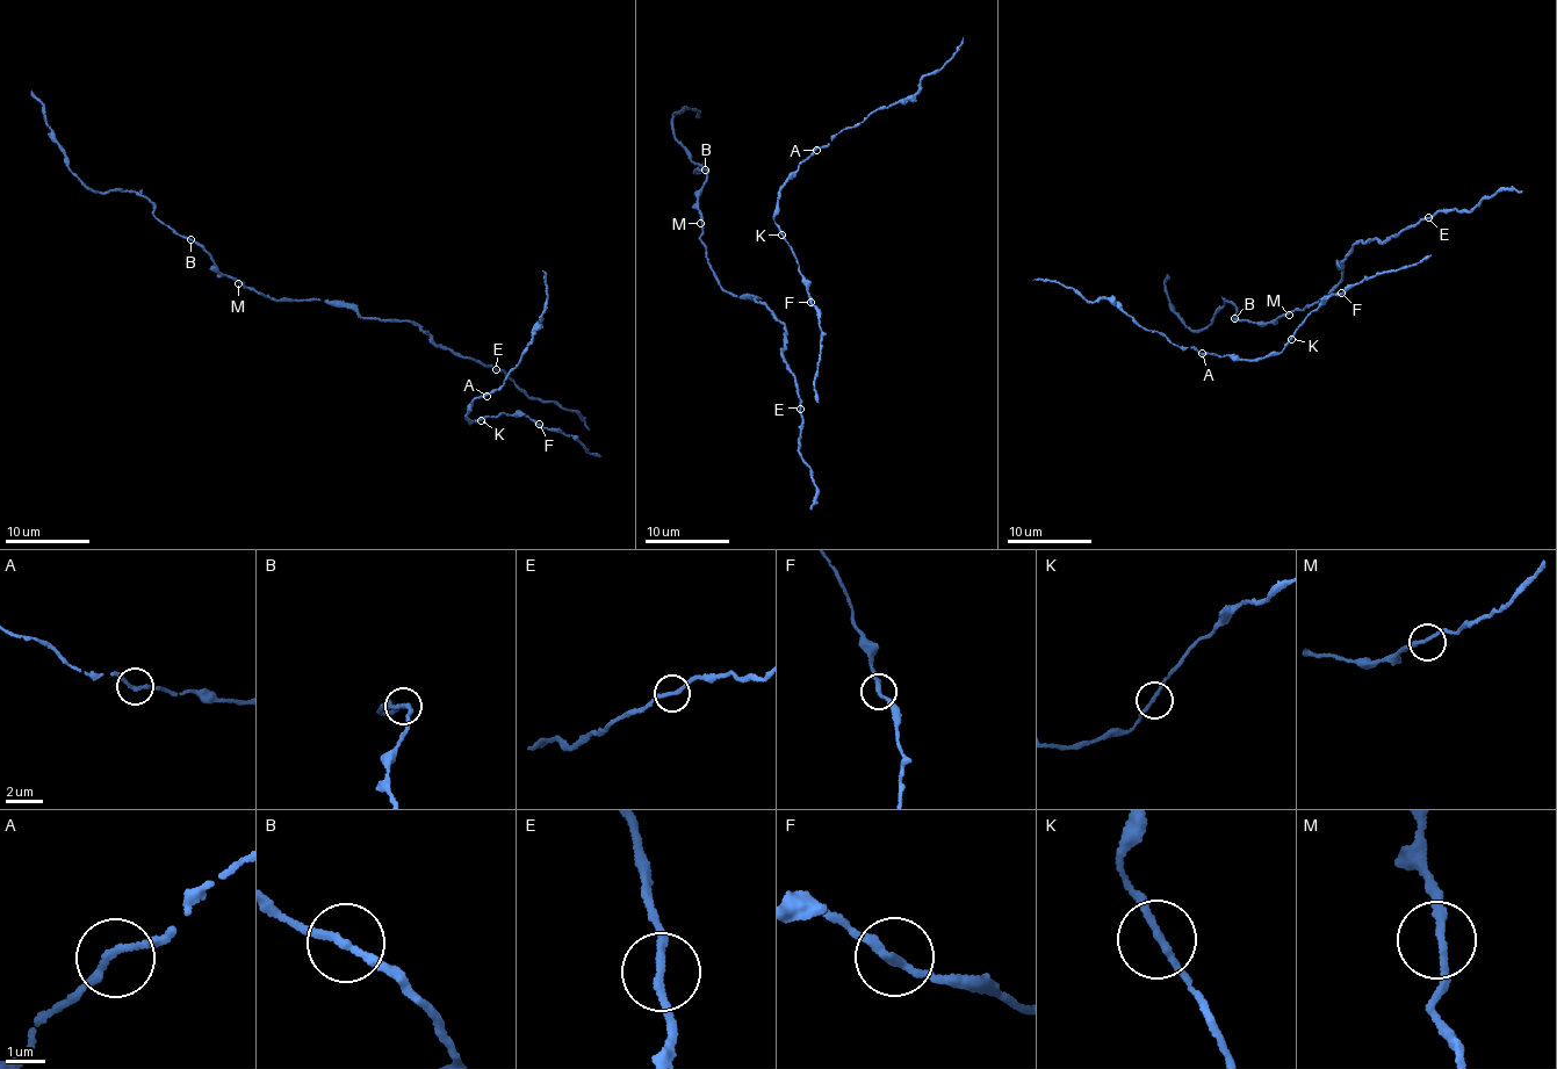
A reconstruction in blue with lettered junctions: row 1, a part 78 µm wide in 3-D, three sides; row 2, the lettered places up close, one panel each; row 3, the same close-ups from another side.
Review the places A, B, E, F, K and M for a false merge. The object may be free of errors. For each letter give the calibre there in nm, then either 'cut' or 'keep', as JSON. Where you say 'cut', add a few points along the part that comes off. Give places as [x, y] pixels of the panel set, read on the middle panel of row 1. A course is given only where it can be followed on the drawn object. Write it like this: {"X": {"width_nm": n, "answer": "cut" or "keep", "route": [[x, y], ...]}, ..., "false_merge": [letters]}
{"A": {"width_nm": 190, "answer": "keep"}, "B": {"width_nm": 190, "answer": "keep"}, "E": {"width_nm": 200, "answer": "keep"}, "F": {"width_nm": 200, "answer": "keep"}, "K": {"width_nm": 180, "answer": "keep"}, "M": {"width_nm": 200, "answer": "keep"}, "false_merge": []}

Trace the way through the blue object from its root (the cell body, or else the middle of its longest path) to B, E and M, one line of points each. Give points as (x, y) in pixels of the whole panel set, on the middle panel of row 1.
B: (801, 430), (798, 383), (781, 353), (784, 324), (754, 297), (723, 288), (707, 260), (698, 209), (705, 171)
E: (801, 430), (800, 409)
M: (801, 430), (798, 383), (781, 353), (784, 324), (754, 297), (734, 296), (723, 288), (700, 239), (700, 223)

